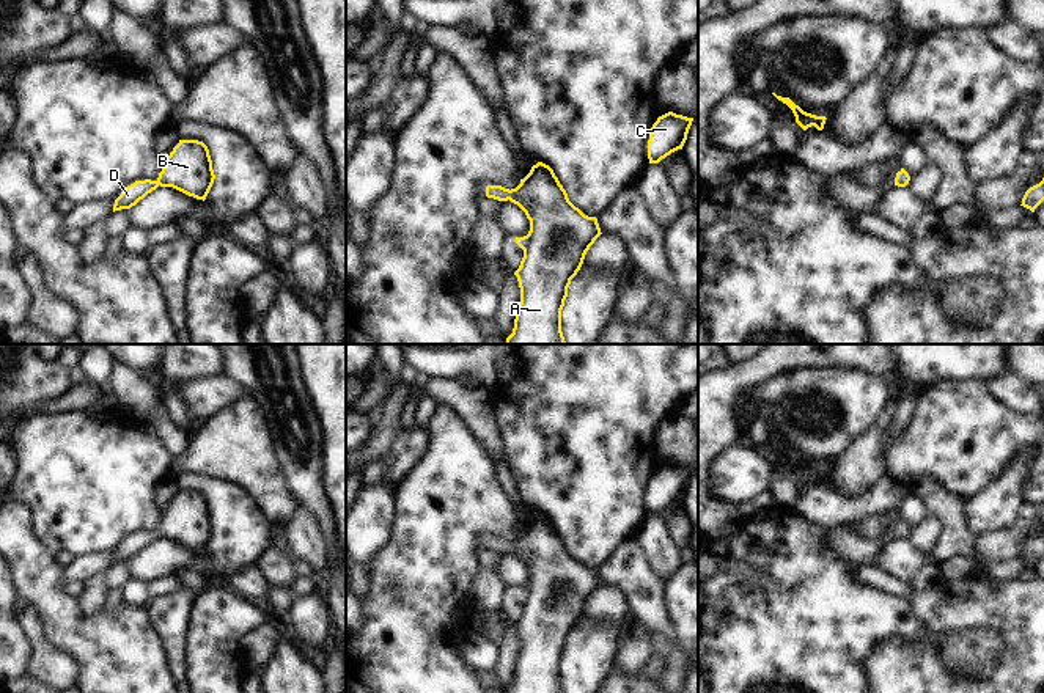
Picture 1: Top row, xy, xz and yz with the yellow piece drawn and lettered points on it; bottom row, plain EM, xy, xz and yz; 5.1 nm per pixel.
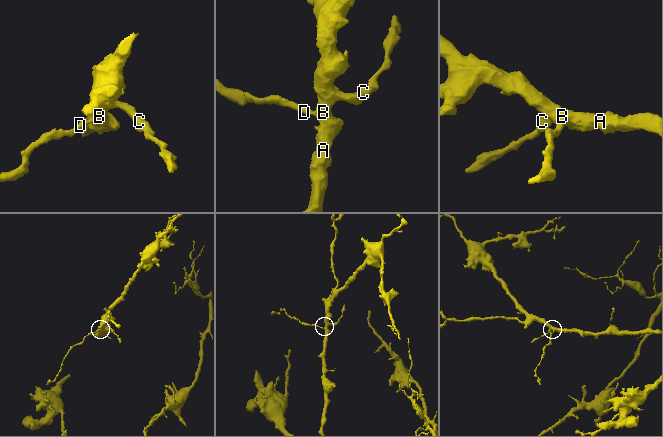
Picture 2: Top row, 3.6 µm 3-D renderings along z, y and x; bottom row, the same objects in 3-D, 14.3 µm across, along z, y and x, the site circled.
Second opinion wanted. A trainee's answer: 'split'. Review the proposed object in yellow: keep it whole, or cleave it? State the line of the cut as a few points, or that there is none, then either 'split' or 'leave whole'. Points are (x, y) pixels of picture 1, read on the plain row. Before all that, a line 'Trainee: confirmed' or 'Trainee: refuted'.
Trainee: refuted
cut none; leave whole

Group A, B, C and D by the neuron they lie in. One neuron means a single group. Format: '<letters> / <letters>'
A B C D

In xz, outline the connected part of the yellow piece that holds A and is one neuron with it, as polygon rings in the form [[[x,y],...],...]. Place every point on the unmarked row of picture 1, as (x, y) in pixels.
[[[538,514],[516,541],[487,537],[486,548],[517,556],[530,572],[530,583],[516,589],[524,602],[514,624],[520,655],[506,693],[564,693],[561,662],[571,632],[585,607],[602,586],[597,570],[575,559],[553,522]]]

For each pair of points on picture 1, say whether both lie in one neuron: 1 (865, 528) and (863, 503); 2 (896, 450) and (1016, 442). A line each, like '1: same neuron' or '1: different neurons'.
1: different neurons
2: same neuron

